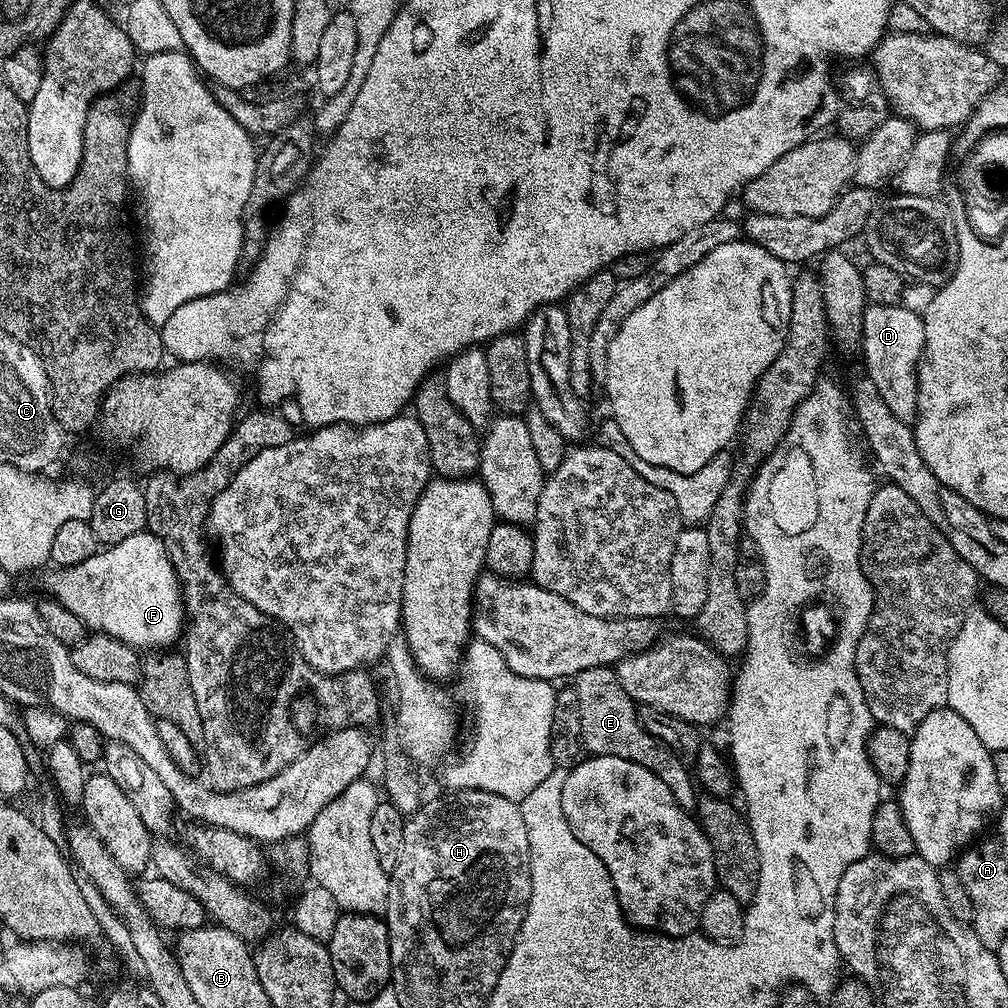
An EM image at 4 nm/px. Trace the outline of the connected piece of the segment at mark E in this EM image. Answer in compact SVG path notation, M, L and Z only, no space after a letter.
M608 666L582 670L574 677L574 687L578 694L578 714L582 722L585 749L593 756L617 756L630 762L638 762L638 766L646 766L651 772L658 774L658 778L662 778L666 786L670 786L670 794L674 794L678 806L686 810L695 809L698 791L696 792L697 785L689 765L675 752L671 752L662 741L647 732L638 712L636 716L637 705L616 681L615 671Z

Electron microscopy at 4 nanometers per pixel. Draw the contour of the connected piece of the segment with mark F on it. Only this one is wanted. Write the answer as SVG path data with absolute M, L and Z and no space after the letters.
M147 530L134 534L130 538L122 538L122 542L107 545L103 550L98 550L90 558L86 558L86 562L78 562L74 566L66 566L65 568L57 567L56 572L52 572L44 580L44 588L49 597L58 602L62 602L62 606L66 606L66 610L70 610L74 614L78 614L78 618L82 618L85 629L91 630L93 633L100 633L110 638L118 638L123 644L130 644L137 650L150 650L153 648L171 649L172 644L181 639L182 633L186 627L186 613L183 607L182 593L180 590L179 580L176 577L170 558L166 554L166 546L152 532Z

